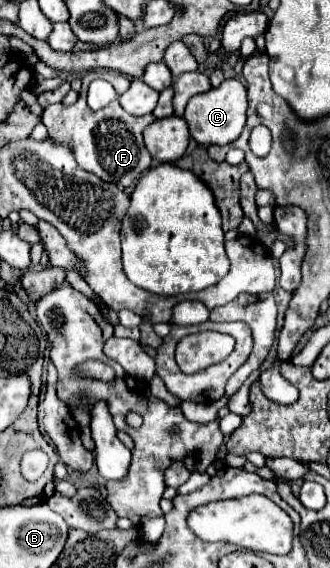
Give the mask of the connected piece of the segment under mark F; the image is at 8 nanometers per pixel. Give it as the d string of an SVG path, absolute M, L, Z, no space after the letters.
M90 70L82 78L82 90L80 90L78 102L72 104L72 106L52 104L52 106L44 108L42 122L48 128L50 138L56 138L56 142L68 142L68 144L72 144L72 152L76 154L76 162L78 162L78 166L82 170L88 170L88 172L96 174L104 182L112 182L112 184L116 184L120 188L128 188L152 164L152 156L148 154L148 150L144 146L142 132L156 118L154 118L154 114L146 114L146 116L140 116L140 118L132 116L132 114L128 114L128 112L122 110L122 106L120 106L118 100L110 102L102 110L96 110L96 112L90 110L90 106L86 102L86 92L88 92L88 84L92 80L96 80L96 78L108 80L118 94L126 92L128 86L130 86L130 78L126 74L112 72L112 70Z

